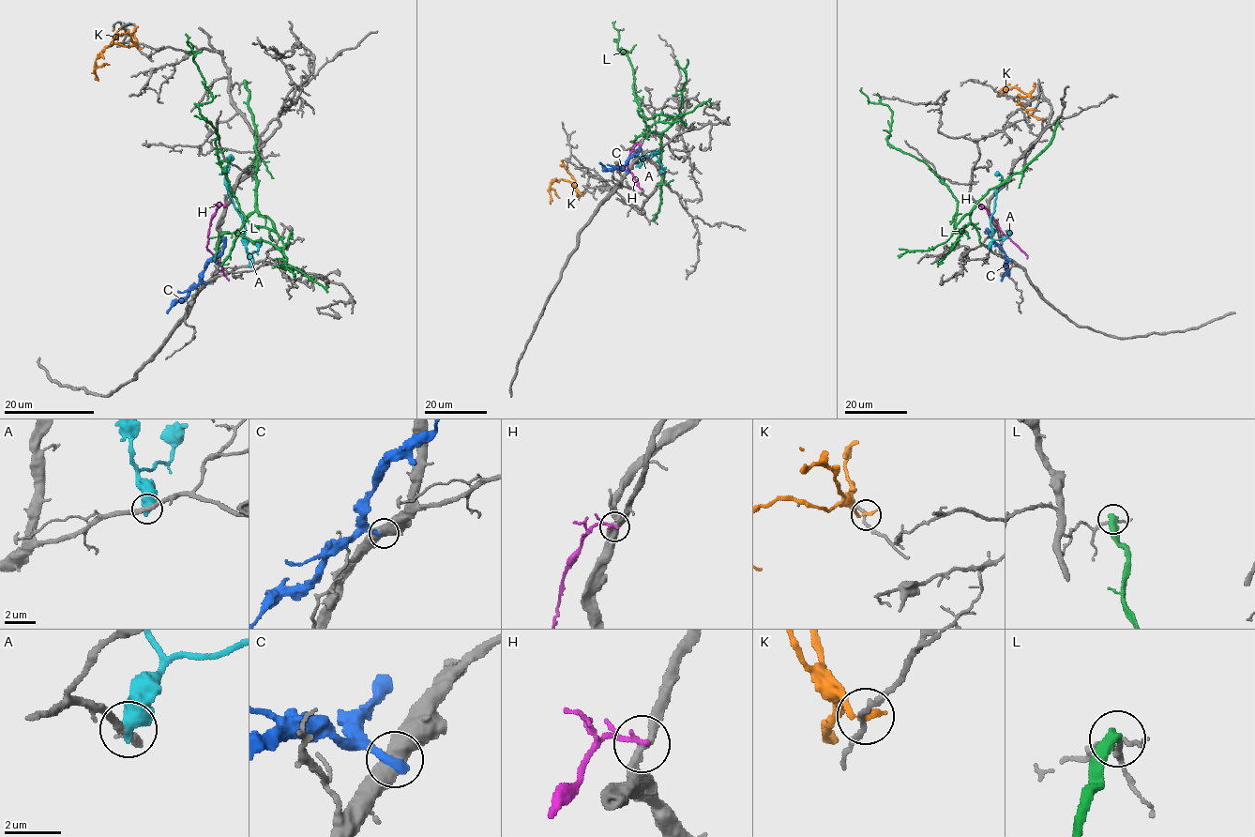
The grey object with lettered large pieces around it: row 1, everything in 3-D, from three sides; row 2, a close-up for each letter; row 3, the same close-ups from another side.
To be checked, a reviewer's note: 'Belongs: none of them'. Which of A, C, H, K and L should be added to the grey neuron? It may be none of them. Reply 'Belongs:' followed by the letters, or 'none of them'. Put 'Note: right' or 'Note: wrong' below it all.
Belongs: none of them
Note: right

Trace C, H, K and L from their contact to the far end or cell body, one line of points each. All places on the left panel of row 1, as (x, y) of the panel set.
C: (207, 282), (203, 280), (204, 268), (222, 251), (225, 236)
H: (226, 205), (220, 205), (210, 220), (207, 249), (228, 281)
K: (141, 48), (121, 43), (104, 49), (95, 60), (97, 79)
L: (245, 82), (256, 210), (273, 230), (252, 225), (231, 190), (216, 130), (200, 114), (213, 96), (186, 33)

